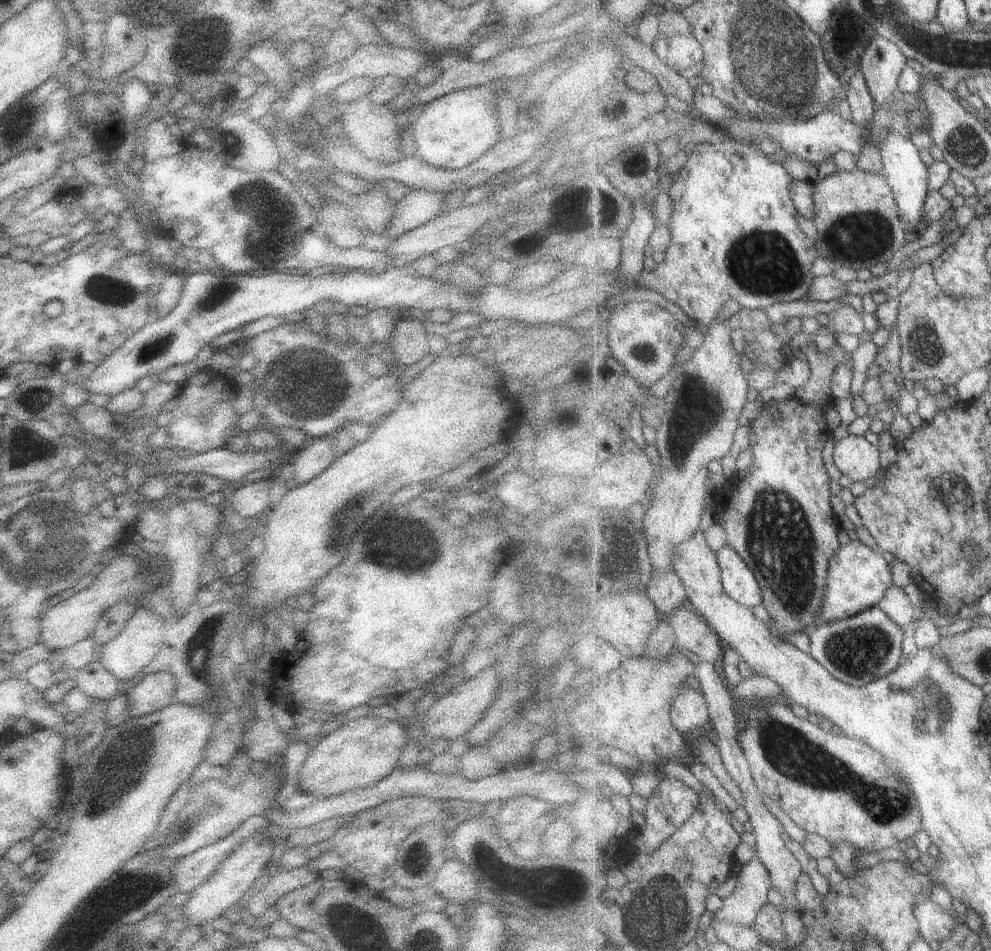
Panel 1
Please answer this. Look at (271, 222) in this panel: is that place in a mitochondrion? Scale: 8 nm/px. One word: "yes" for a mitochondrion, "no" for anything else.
yes

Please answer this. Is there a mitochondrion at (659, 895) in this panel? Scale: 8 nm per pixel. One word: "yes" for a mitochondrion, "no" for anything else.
yes

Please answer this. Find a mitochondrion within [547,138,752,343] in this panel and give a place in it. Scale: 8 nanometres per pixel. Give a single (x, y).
(607, 209)

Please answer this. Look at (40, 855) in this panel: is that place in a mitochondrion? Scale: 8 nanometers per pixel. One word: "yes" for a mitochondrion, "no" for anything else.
no

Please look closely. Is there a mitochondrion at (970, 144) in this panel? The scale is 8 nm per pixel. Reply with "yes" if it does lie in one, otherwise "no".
yes

